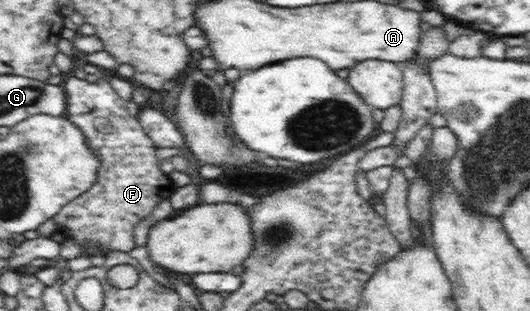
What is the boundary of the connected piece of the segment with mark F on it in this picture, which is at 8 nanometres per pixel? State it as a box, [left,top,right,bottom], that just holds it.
[52,77,177,254]

